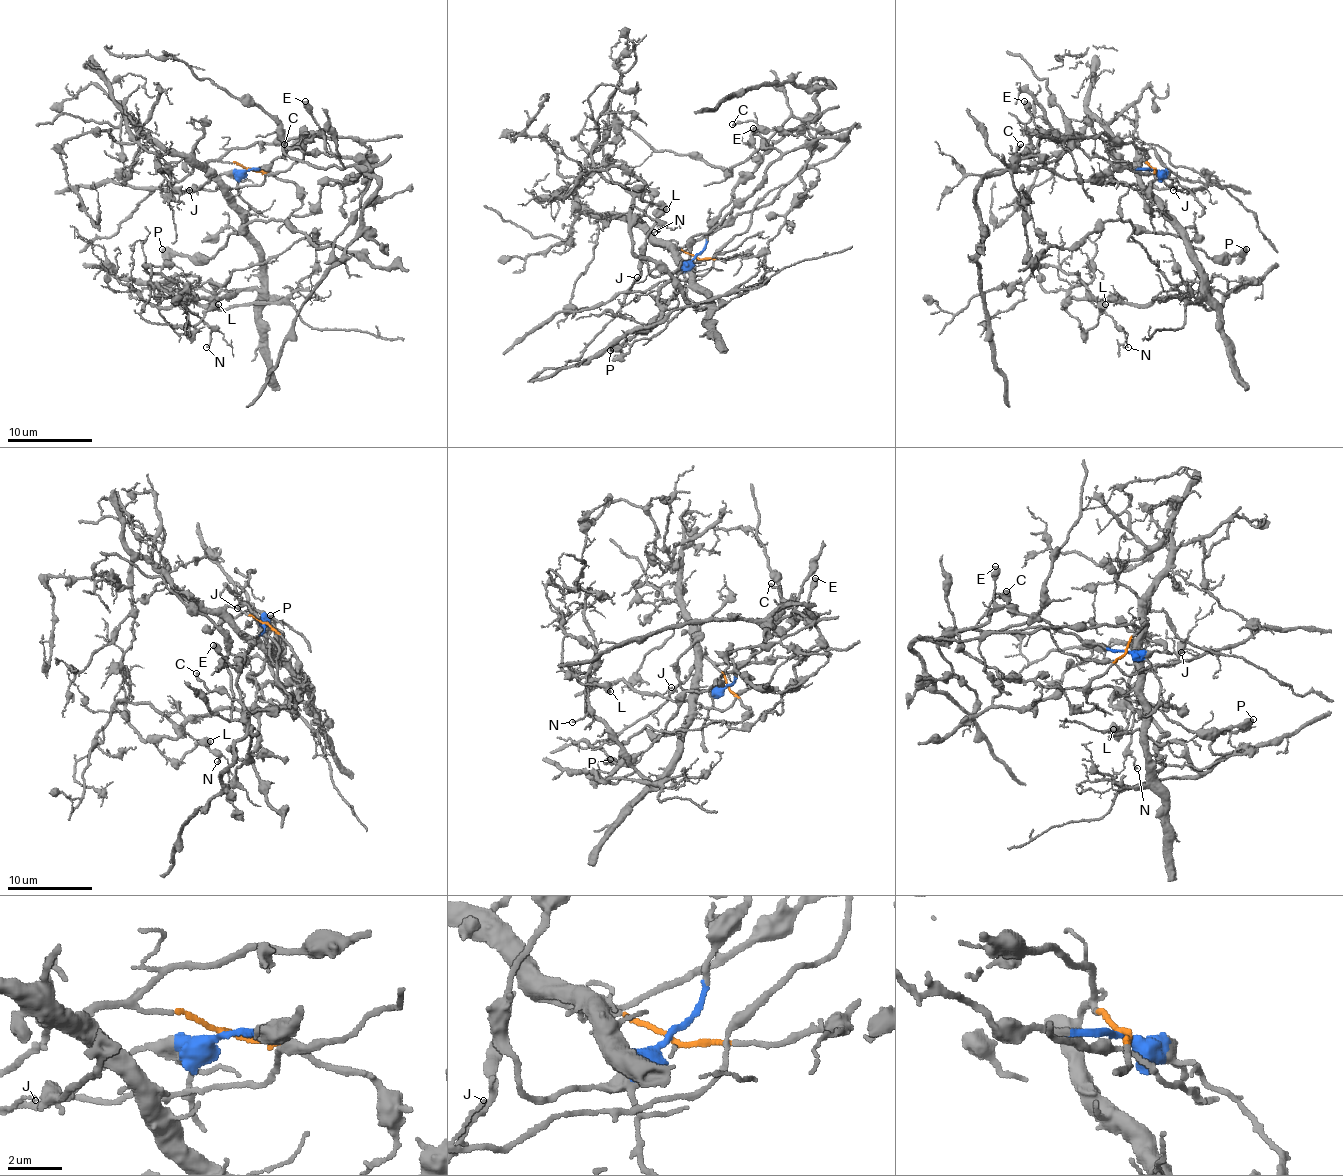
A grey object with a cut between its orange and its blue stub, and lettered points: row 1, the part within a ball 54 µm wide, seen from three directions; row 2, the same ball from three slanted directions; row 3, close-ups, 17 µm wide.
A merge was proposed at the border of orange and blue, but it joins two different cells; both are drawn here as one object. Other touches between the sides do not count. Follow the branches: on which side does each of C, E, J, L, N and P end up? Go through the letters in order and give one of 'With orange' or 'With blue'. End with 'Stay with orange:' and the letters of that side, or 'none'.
C: With blue
E: With blue
J: With blue
L: With orange
N: With orange
P: With orange
Stay with orange: L, N, P

